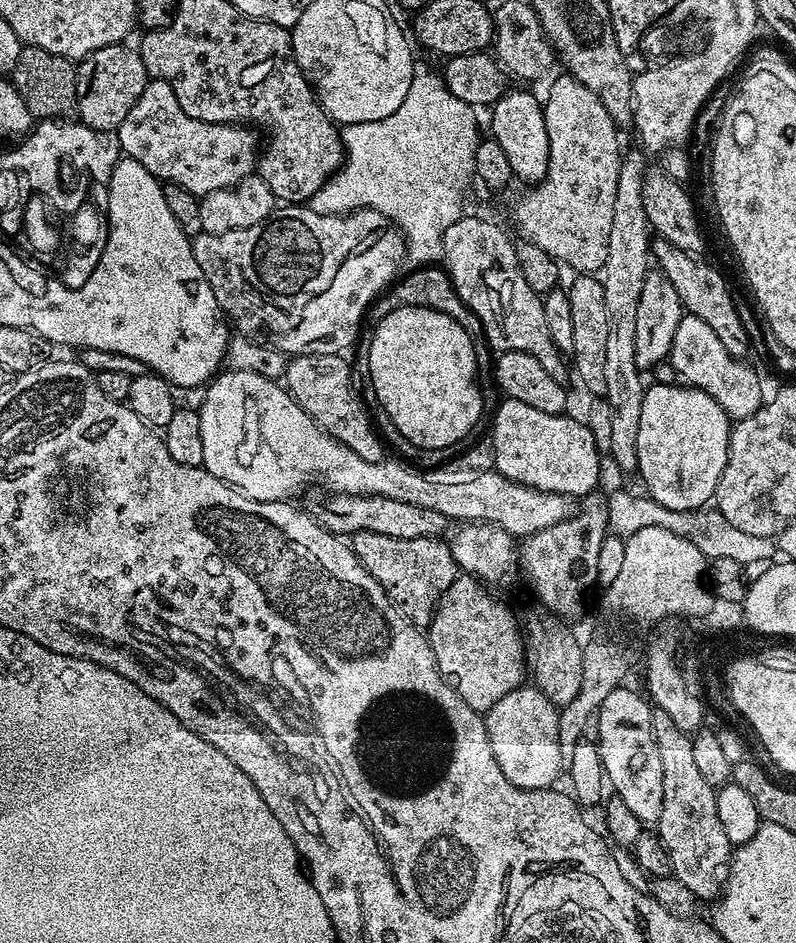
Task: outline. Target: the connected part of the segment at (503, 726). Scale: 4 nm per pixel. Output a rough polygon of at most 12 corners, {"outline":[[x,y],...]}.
{"outline":[[521,686],[488,709],[494,758],[519,788],[551,788],[565,763],[560,714]]}

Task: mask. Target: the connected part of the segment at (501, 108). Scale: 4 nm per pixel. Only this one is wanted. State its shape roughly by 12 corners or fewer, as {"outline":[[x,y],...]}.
{"outline":[[505,92],[491,105],[491,139],[517,181],[548,169],[541,97]]}

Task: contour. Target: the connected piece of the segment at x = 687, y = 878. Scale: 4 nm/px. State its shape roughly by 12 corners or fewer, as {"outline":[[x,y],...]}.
{"outline":[[653,707],[658,837],[671,875],[715,901],[734,851],[692,736]]}

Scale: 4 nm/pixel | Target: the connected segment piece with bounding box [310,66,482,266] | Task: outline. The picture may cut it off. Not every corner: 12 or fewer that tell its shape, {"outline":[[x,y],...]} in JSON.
{"outline":[[417,66],[390,118],[343,125],[323,216],[379,212],[443,261],[482,139]]}

